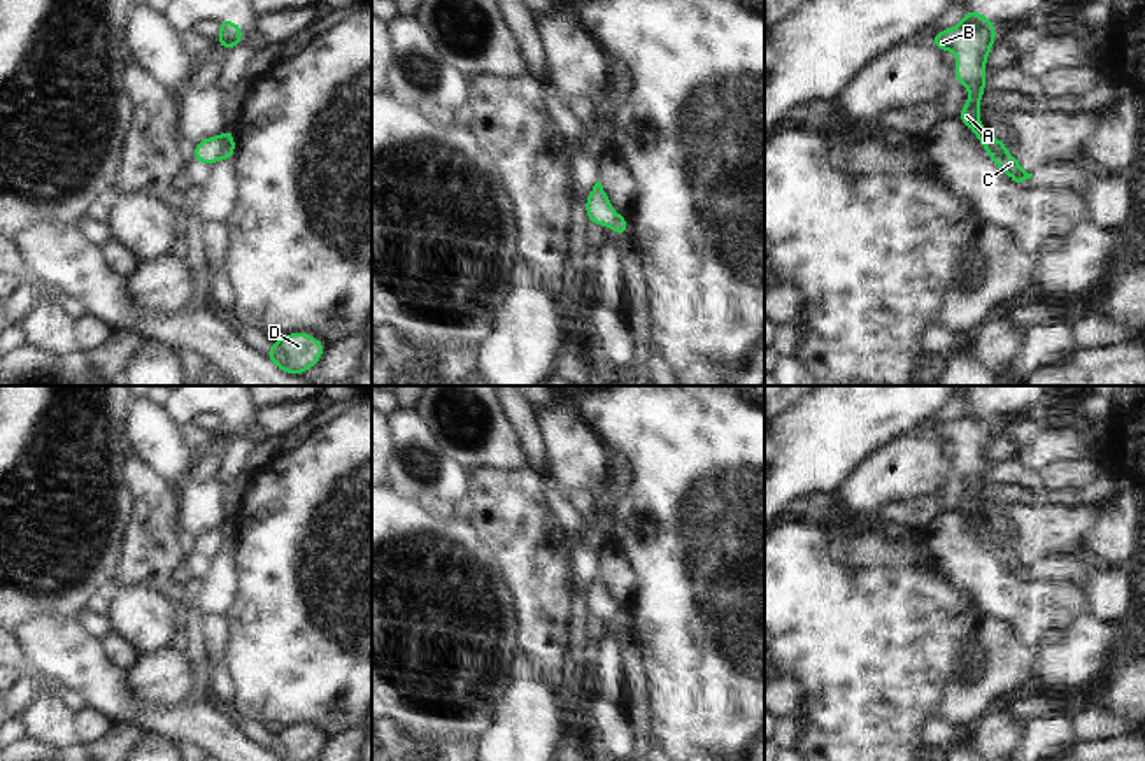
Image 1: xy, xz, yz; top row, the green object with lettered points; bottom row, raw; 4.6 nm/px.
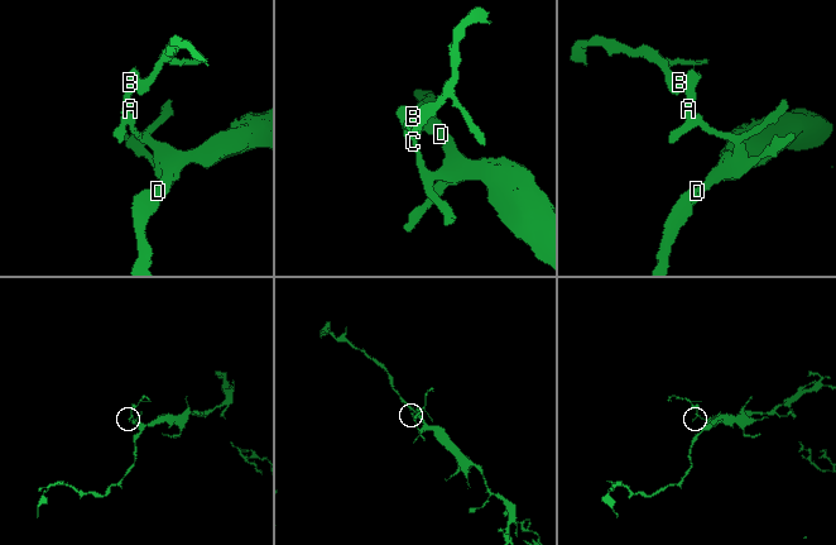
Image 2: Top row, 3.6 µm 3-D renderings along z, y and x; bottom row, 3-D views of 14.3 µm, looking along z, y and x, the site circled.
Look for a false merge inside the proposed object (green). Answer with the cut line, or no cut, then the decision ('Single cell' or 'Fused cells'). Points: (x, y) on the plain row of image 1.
Split along xy (221, 530), (221, 547), (218, 551). Fused cells

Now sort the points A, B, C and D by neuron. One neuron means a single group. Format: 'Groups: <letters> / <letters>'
Groups: A B / C D

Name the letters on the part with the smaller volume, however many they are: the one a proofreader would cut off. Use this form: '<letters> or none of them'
A, B

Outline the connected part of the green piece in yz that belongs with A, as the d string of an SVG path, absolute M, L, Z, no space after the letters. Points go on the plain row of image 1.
M966 403L957 419L938 423L931 431L933 438L943 444L954 444L957 459L954 463L956 475L970 482L968 493L956 510L973 523L973 530L980 533L984 544L991 549L989 521L980 517L980 493L985 486L985 456L991 440L996 435L996 419L991 410L978 403Z

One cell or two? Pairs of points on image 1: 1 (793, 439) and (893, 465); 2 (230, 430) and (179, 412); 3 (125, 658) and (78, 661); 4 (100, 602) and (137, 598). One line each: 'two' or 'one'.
1: two
2: one
3: two
4: two

